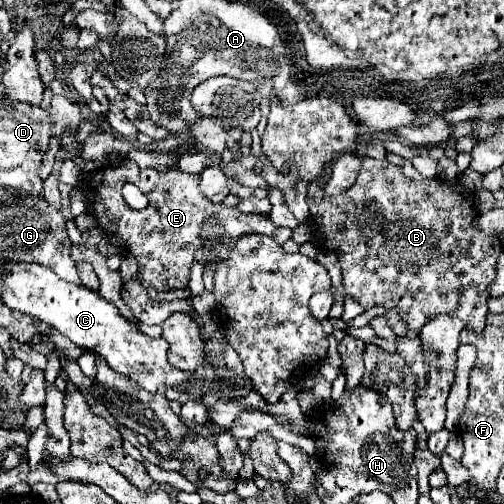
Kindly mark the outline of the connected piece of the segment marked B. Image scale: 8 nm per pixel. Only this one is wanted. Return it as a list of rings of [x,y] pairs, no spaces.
[[[363,157],[359,177],[353,187],[339,195],[325,195],[319,203],[307,199],[311,219],[315,223],[315,237],[325,249],[337,253],[343,273],[343,289],[365,309],[373,305],[393,307],[407,321],[409,329],[419,331],[427,319],[449,313],[459,317],[465,327],[483,331],[487,315],[487,285],[495,279],[495,261],[499,257],[501,239],[485,235],[477,227],[477,211],[473,193],[461,181],[415,181],[403,175],[401,167],[389,161]]]

